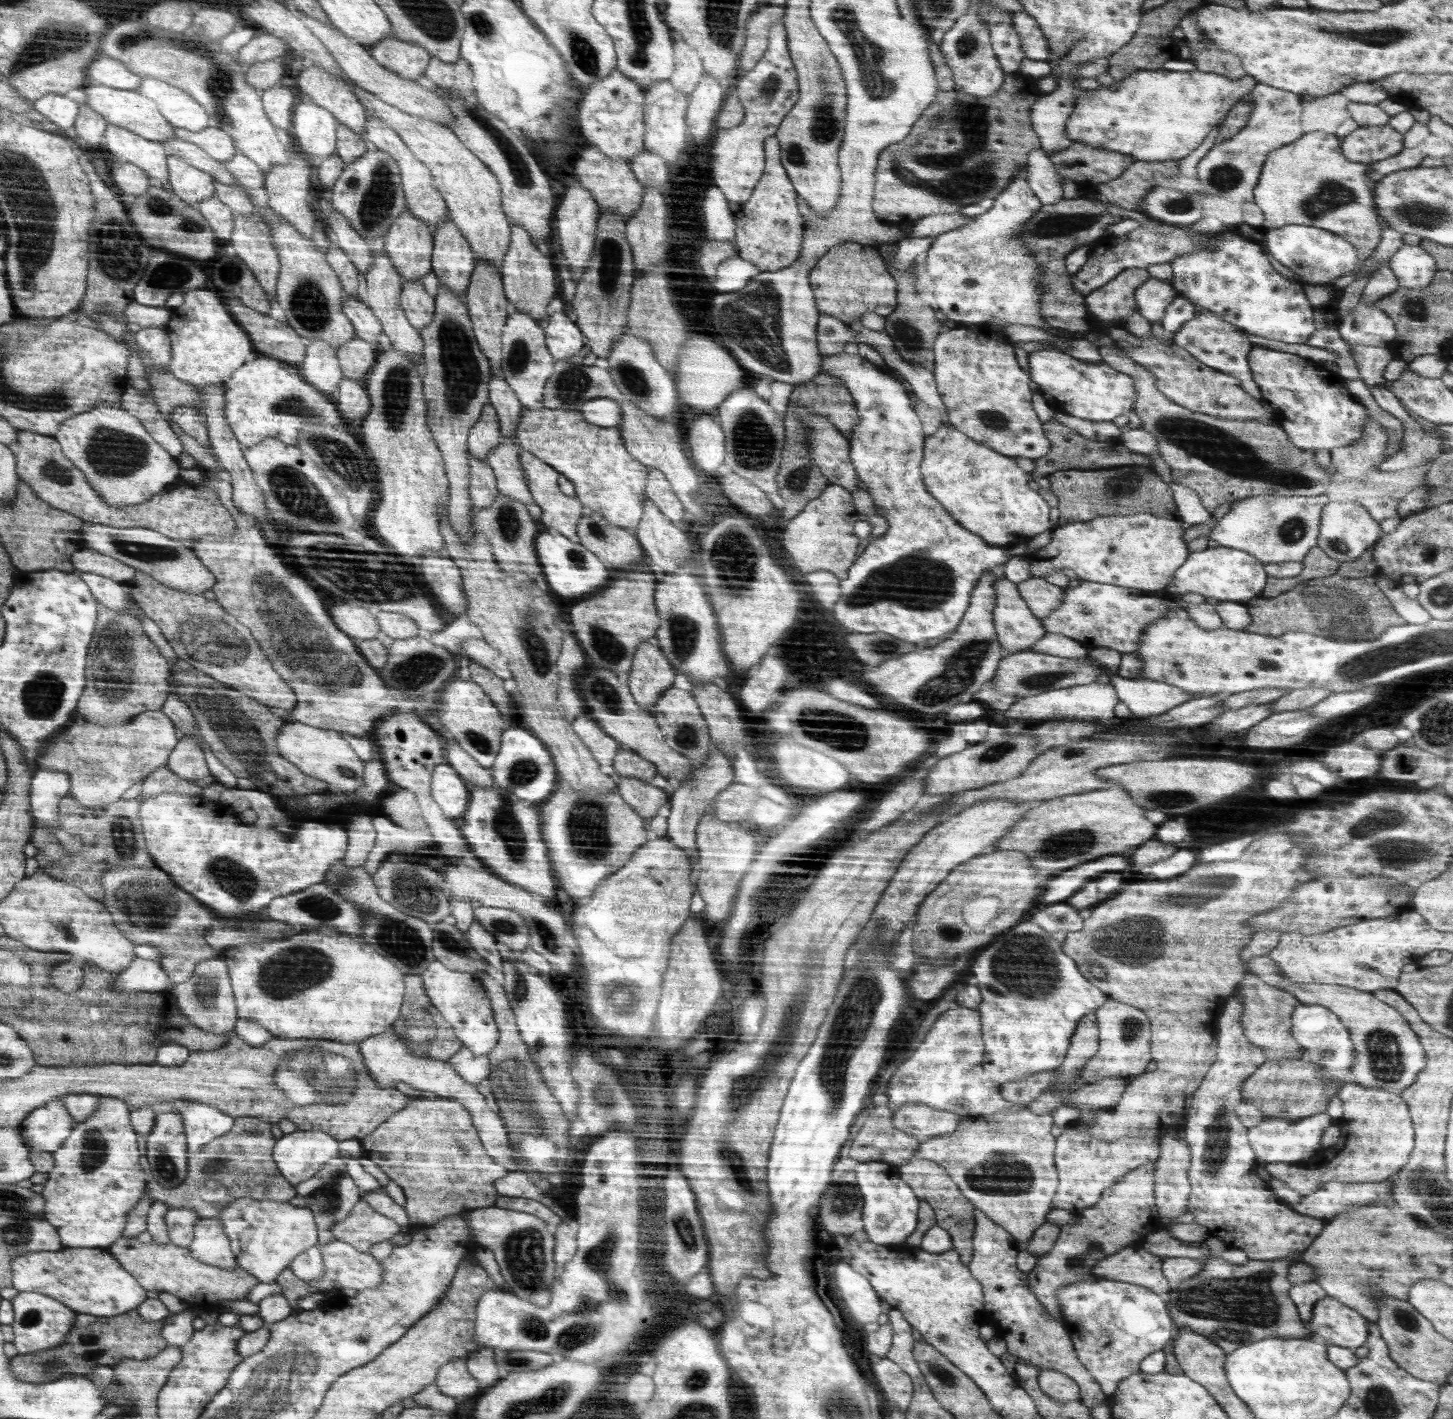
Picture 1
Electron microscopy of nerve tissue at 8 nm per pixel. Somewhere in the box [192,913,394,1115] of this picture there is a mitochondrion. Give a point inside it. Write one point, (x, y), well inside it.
(310, 1075)

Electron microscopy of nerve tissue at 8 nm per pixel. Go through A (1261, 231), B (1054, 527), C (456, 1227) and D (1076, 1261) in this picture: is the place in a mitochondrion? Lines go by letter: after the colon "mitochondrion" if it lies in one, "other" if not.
A: other
B: other
C: other
D: mitochondrion

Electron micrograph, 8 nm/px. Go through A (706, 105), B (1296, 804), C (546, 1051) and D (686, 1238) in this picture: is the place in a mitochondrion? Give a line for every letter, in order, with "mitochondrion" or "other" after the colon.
A: other
B: other
C: mitochondrion
D: mitochondrion

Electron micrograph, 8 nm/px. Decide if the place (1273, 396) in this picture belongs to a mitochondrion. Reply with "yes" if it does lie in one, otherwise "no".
no

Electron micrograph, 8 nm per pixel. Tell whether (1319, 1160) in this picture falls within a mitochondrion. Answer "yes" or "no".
no

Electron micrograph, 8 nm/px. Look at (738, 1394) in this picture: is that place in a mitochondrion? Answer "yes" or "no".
yes

